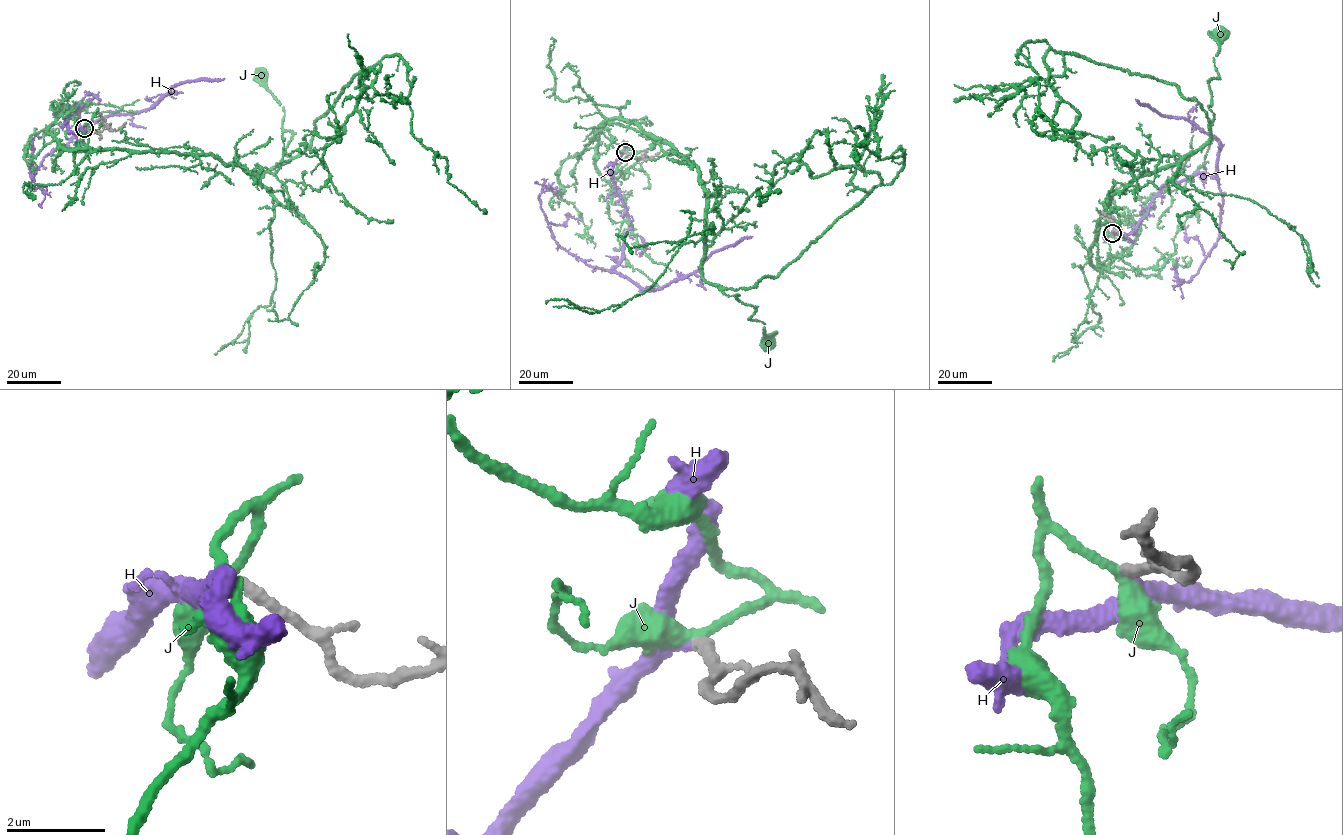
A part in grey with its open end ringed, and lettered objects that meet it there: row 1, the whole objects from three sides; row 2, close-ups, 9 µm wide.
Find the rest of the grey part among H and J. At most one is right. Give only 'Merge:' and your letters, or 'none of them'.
Merge: H

